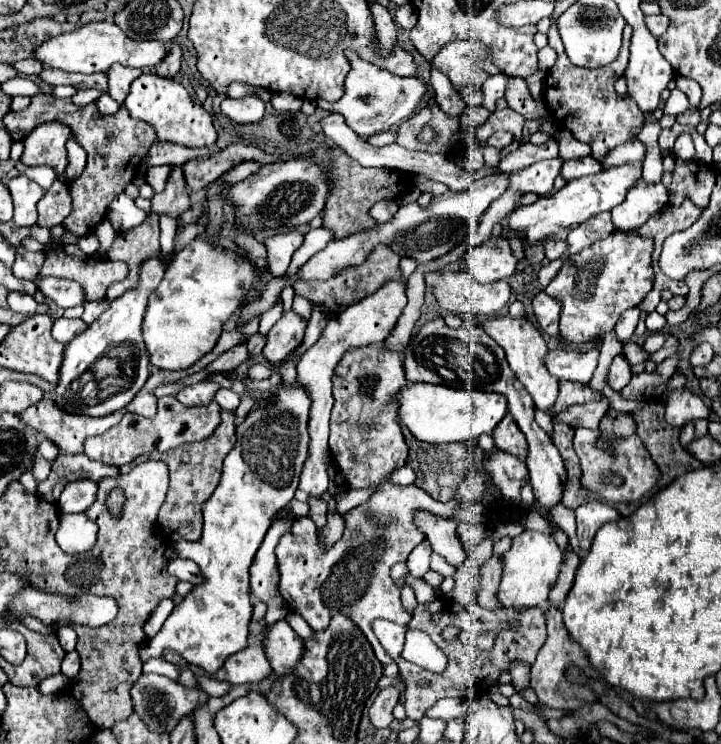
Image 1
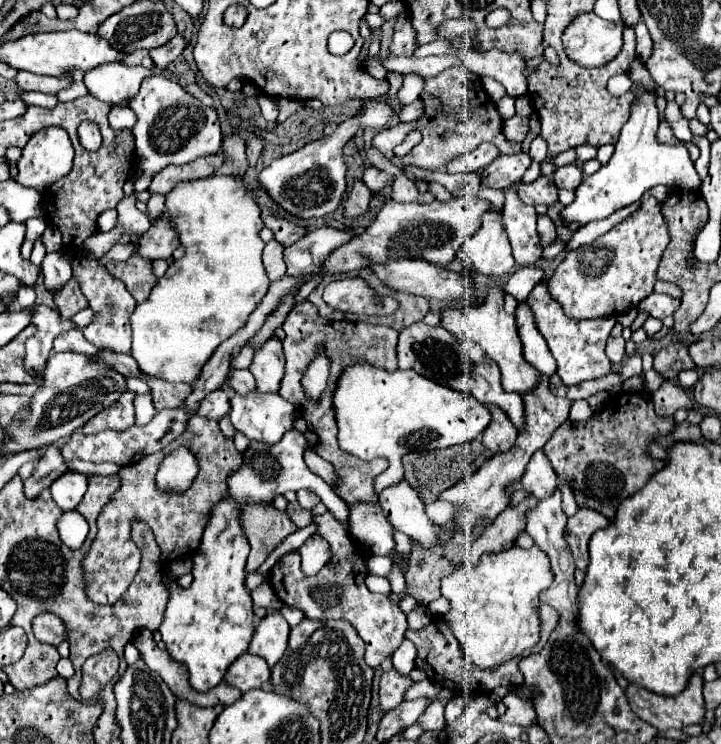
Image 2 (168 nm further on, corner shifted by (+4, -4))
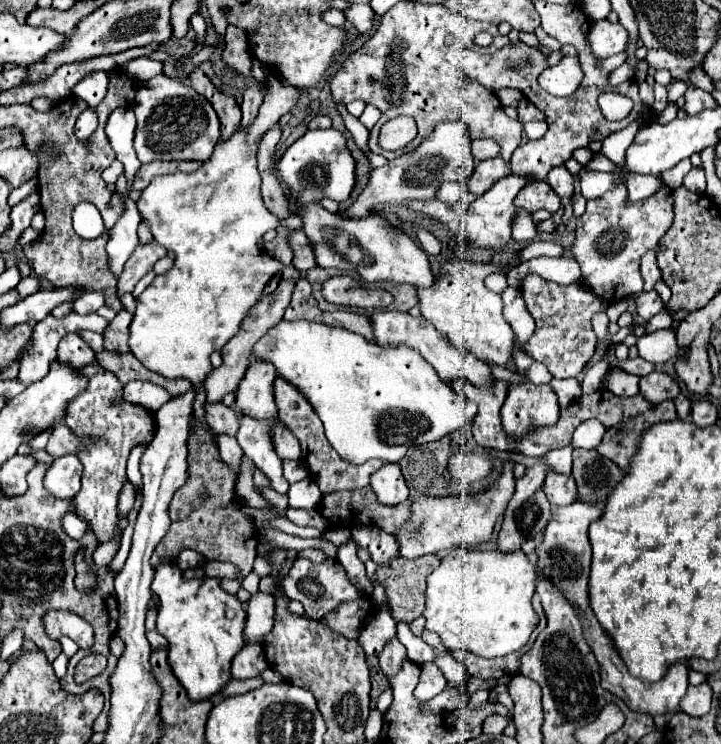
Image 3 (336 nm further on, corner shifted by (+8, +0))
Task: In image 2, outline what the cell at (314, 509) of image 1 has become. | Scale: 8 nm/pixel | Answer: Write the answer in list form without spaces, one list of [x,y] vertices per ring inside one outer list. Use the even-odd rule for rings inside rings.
[[[290,503],[290,505],[288,505],[288,515],[290,515],[290,519],[292,519],[298,527],[310,525],[310,523],[312,523],[312,517],[314,517],[310,509],[300,507],[298,503]]]

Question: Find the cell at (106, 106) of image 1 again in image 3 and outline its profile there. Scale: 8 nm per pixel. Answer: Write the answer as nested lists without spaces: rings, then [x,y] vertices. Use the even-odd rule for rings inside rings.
[[[118,107],[108,119],[106,135],[110,139],[114,153],[116,153],[116,159],[124,165],[124,171],[128,177],[128,191],[132,189],[132,181],[134,181],[138,167],[142,165],[134,153],[134,147],[132,147],[134,131],[136,131],[134,111],[130,107]]]

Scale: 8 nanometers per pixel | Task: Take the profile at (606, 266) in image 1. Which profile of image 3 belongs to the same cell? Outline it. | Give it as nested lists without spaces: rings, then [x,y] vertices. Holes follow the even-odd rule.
[[[624,184],[607,191],[600,201],[588,201],[586,211],[578,217],[576,239],[572,255],[582,269],[582,285],[594,289],[594,293],[606,301],[622,301],[632,293],[640,293],[644,287],[640,275],[640,257],[648,249],[656,249],[660,237],[670,229],[674,217],[672,191],[662,185],[648,199],[630,203]]]

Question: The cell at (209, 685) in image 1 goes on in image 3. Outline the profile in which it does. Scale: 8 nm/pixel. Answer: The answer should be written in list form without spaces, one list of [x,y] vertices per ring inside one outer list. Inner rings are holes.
[[[262,677],[248,679],[248,681],[236,681],[236,679],[232,679],[220,695],[222,695],[222,697],[226,697],[226,695],[240,695],[240,693],[246,693],[246,691],[256,689],[260,683],[264,683],[264,679],[262,679]]]

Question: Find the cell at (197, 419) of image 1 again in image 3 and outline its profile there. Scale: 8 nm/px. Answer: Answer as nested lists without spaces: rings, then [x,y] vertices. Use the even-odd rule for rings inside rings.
[[[56,421],[50,441],[44,449],[48,455],[52,455],[56,459],[56,457],[62,457],[68,453],[78,453],[84,445],[88,445],[88,441],[80,441],[62,421]]]

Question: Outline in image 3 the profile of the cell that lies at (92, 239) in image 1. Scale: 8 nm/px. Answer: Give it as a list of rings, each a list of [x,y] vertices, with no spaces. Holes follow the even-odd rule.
[[[158,75],[140,85],[134,101],[138,119],[134,149],[142,163],[150,161],[208,161],[214,145],[220,141],[220,121],[206,97],[196,93],[192,85],[178,83],[166,75]]]

